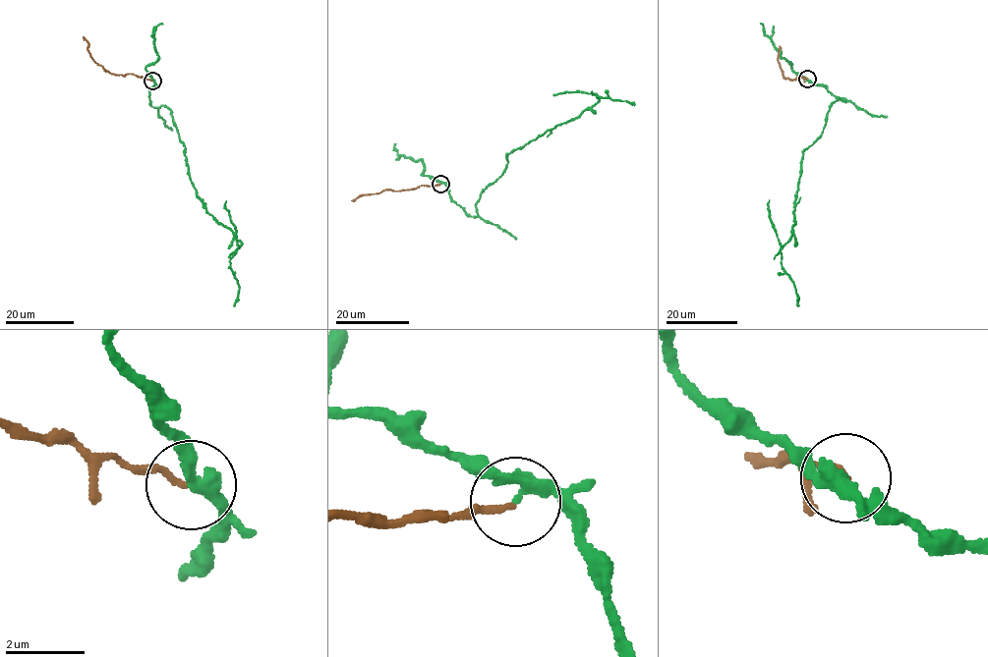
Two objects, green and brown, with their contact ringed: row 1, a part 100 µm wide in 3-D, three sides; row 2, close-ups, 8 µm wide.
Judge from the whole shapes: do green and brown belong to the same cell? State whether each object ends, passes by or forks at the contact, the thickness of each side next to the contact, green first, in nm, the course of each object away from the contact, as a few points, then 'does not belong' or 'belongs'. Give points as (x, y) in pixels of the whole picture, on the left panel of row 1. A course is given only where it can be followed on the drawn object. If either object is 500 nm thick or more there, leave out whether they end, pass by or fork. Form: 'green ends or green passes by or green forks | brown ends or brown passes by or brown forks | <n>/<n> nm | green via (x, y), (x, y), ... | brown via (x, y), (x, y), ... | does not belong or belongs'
green passes by | brown ends | 280/140 nm | green via (151, 81), (151, 106), (163, 105), (171, 111), (197, 196), (242, 244), (230, 262), (239, 289), (233, 306) | brown via (151, 81), (131, 74), (105, 71), (90, 56), (88, 42), (83, 36) | does not belong

